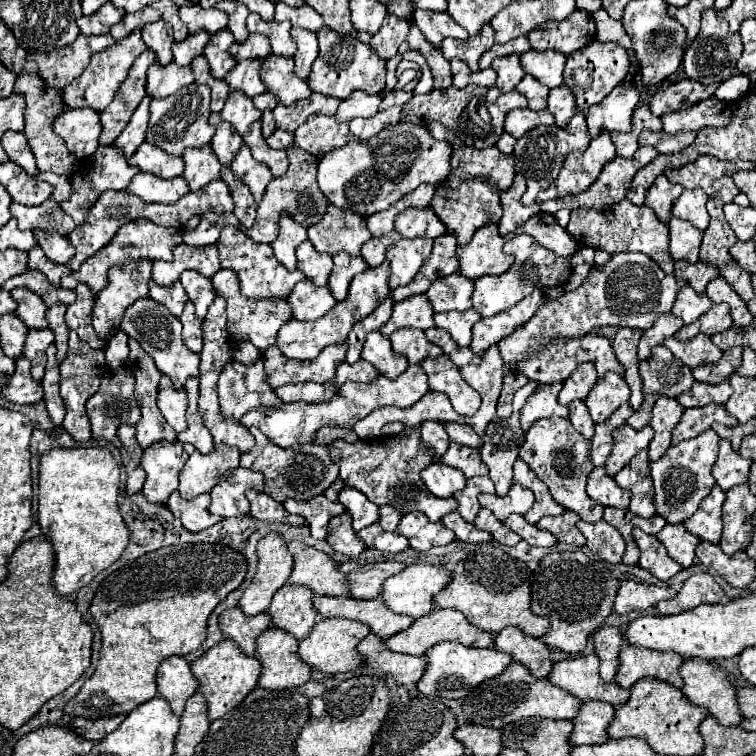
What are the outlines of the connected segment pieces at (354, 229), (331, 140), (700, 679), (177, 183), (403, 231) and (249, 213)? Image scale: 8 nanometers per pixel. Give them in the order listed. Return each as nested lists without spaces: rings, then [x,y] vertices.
[[[328,205],[324,217],[308,227],[308,239],[312,241],[314,249],[318,249],[320,253],[330,253],[336,255],[338,251],[346,251],[350,255],[360,255],[360,247],[370,239],[370,231],[366,227],[366,219],[362,215],[356,215],[354,211],[346,211],[342,207],[334,207]]]
[[[320,113],[310,115],[296,131],[296,145],[316,157],[326,155],[326,151],[338,149],[348,141],[356,141],[358,137],[350,133],[348,123],[338,123],[334,117],[324,117]]]
[[[686,659],[686,663],[682,665],[680,671],[682,679],[684,679],[684,687],[682,693],[698,707],[706,707],[710,711],[710,715],[714,715],[720,725],[740,725],[740,721],[744,719],[736,701],[736,689],[734,689],[734,681],[730,679],[730,675],[718,665],[718,663],[710,663],[704,659]]]
[[[138,173],[126,189],[132,195],[146,199],[148,203],[174,203],[176,199],[190,193],[186,179],[158,179],[158,175]]]
[[[426,207],[426,209],[406,209],[396,219],[394,227],[402,237],[430,237],[436,239],[446,233],[446,225],[438,219],[438,215]]]
[[[224,167],[222,169],[222,181],[228,183],[230,191],[232,191],[232,197],[234,197],[234,215],[242,221],[244,227],[252,227],[254,223],[254,217],[256,217],[256,203],[254,203],[254,197],[250,195],[250,189],[246,187],[246,183],[242,183],[230,167]]]

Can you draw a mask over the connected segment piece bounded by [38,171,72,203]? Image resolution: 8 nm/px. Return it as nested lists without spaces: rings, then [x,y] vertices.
[[[38,173],[38,179],[42,179],[42,181],[46,181],[46,183],[50,183],[50,185],[54,185],[54,195],[52,195],[52,199],[54,201],[66,201],[68,197],[70,197],[70,191],[72,191],[72,187],[70,187],[70,177],[66,177],[66,175],[56,175],[56,173]]]

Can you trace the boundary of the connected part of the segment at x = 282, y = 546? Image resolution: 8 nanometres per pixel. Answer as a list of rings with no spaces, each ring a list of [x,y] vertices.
[[[270,533],[258,543],[258,557],[258,573],[238,603],[246,615],[264,613],[272,595],[286,585],[294,567],[294,559],[288,551],[288,541],[284,541],[278,533]]]

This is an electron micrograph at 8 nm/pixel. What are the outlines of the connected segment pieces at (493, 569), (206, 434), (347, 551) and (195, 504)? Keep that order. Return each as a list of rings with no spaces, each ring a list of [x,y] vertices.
[[[486,545],[480,547],[478,555],[474,555],[472,561],[464,559],[458,561],[454,569],[454,577],[450,581],[450,587],[442,589],[436,597],[436,607],[452,607],[458,609],[474,623],[476,627],[498,633],[508,625],[516,625],[524,629],[528,635],[542,637],[550,629],[550,621],[546,617],[540,617],[532,613],[530,609],[530,569],[524,561],[510,557],[502,547],[498,545]]]
[[[198,377],[188,379],[184,389],[188,393],[188,411],[186,411],[188,429],[178,433],[178,439],[182,443],[192,443],[200,453],[208,453],[214,447],[214,441],[212,441],[210,431],[202,425],[202,419],[198,415]]]
[[[344,511],[344,513],[336,515],[334,519],[330,519],[326,539],[330,541],[330,545],[334,547],[336,553],[344,553],[348,557],[358,555],[360,551],[366,549],[366,545],[358,539],[358,535],[352,529],[352,519],[350,519],[348,511]]]
[[[174,491],[166,503],[170,507],[170,511],[182,521],[182,525],[192,531],[192,533],[198,533],[202,529],[208,529],[212,527],[214,523],[220,521],[220,517],[214,517],[210,511],[208,511],[208,505],[210,505],[210,493],[202,493],[190,501],[182,499],[178,495],[178,491]]]

